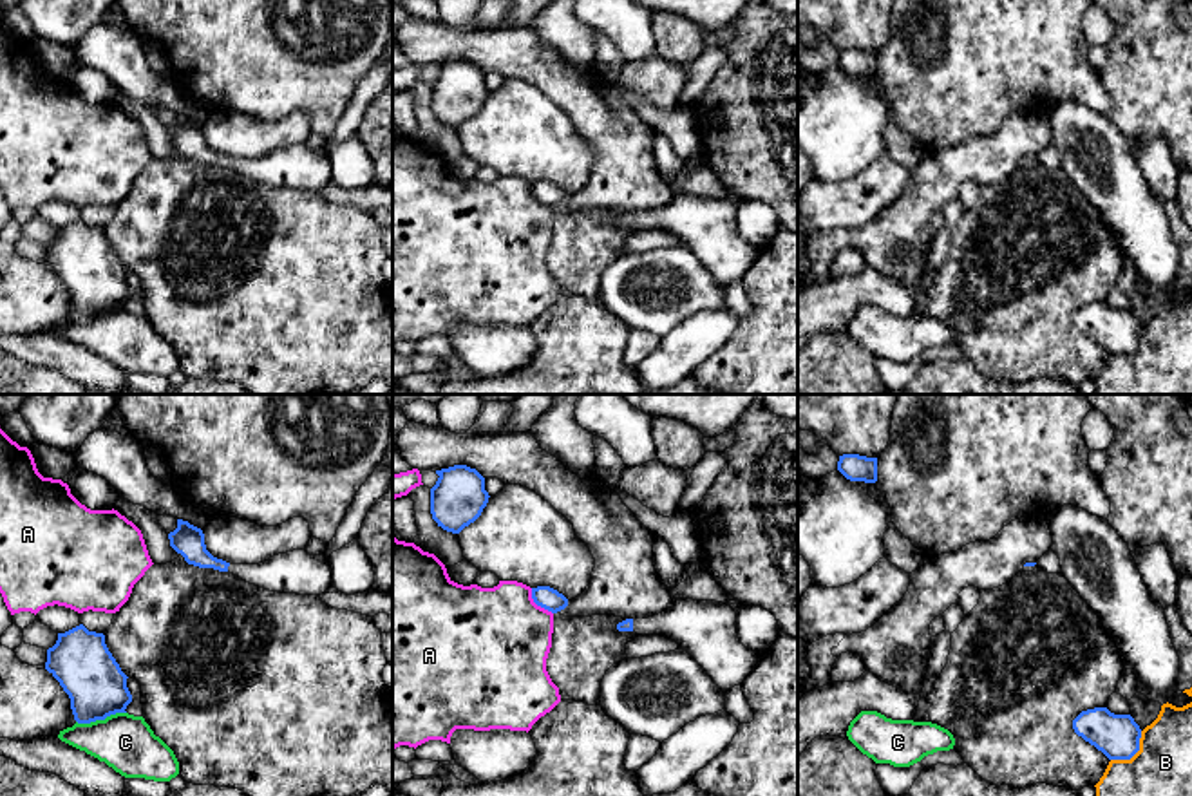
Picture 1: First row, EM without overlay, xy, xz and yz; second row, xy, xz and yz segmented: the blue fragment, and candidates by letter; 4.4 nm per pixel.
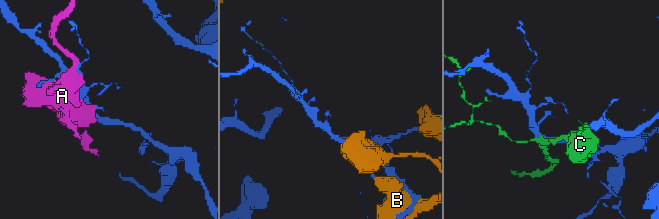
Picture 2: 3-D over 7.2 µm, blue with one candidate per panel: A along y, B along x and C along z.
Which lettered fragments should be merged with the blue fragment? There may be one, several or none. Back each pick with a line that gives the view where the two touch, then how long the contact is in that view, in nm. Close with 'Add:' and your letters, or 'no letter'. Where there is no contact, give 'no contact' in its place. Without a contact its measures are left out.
Add: no letter

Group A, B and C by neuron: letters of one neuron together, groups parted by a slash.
A / B / C

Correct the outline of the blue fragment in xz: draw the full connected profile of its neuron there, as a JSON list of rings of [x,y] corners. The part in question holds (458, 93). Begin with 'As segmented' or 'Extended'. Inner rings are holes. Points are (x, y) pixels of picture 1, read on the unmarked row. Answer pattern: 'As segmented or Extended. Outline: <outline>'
As segmented. Outline: [[[467,60],[436,65],[440,71],[430,83],[432,114],[447,127],[459,128],[474,118],[488,98],[485,72]]]

